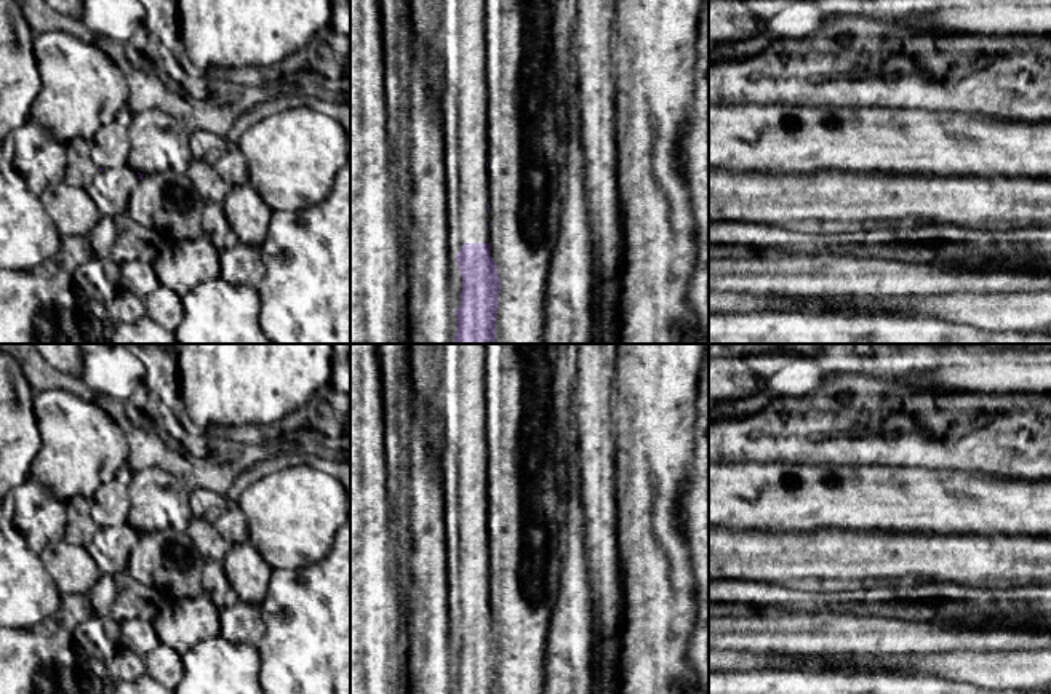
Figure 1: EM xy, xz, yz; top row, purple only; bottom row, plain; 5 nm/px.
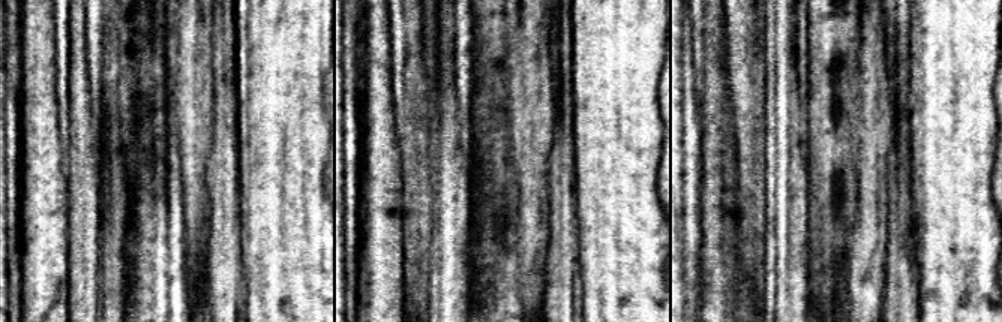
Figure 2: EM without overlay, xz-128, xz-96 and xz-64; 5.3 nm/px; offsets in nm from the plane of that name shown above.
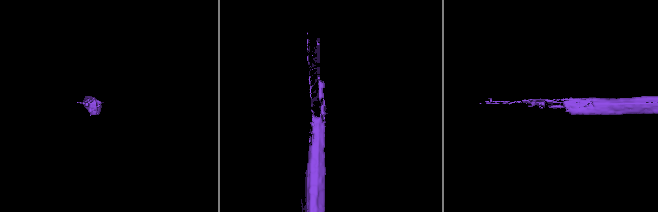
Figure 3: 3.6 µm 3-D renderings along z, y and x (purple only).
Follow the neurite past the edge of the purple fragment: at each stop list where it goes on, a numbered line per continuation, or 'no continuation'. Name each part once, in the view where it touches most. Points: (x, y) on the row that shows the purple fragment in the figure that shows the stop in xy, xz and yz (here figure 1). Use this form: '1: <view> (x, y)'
1: xz (459, 37)

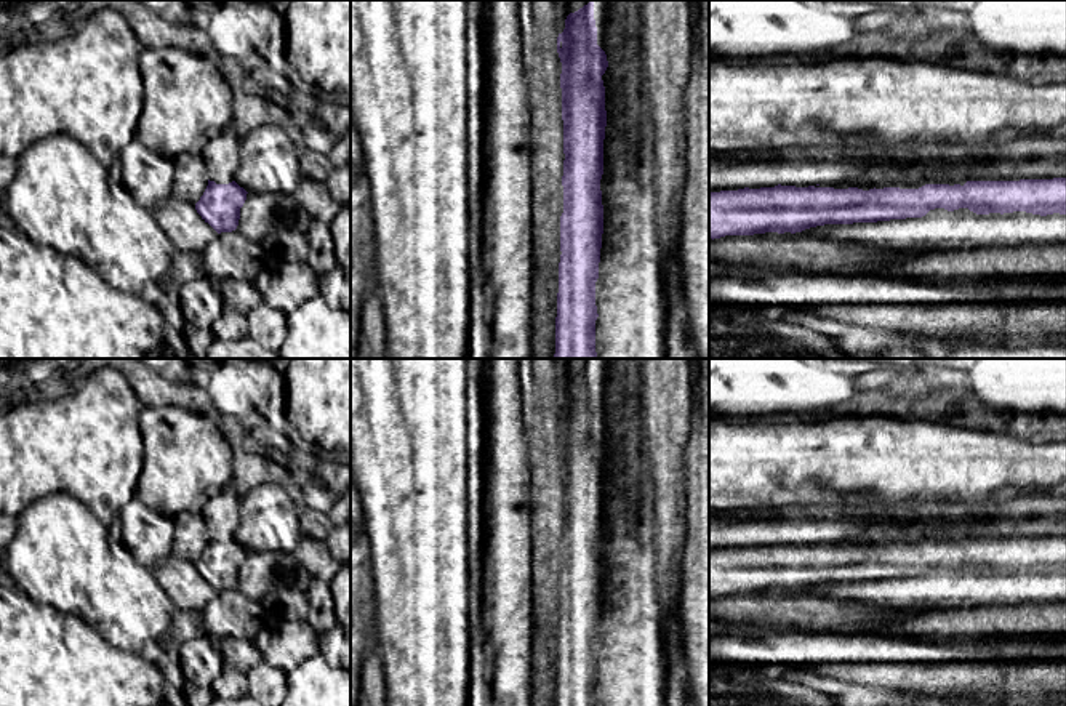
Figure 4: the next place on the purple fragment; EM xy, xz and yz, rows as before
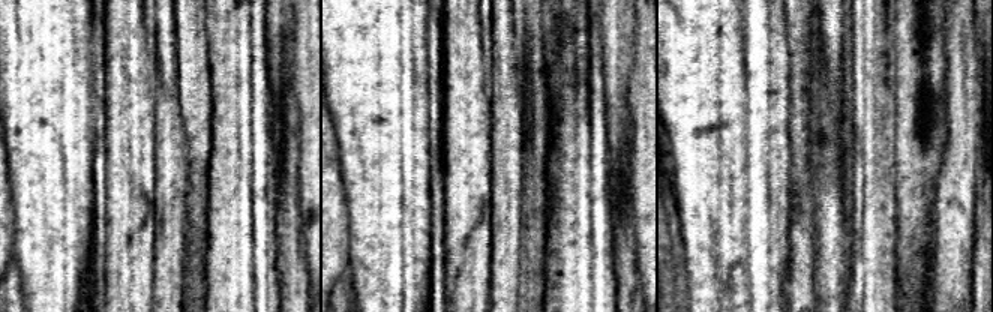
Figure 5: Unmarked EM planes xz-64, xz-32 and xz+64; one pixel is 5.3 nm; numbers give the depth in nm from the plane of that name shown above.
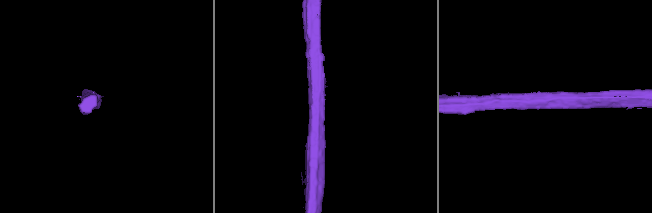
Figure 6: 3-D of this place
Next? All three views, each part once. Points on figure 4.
no continuation

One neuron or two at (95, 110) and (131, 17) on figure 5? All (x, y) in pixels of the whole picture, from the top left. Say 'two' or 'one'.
two

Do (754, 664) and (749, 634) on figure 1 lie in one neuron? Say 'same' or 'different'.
different

